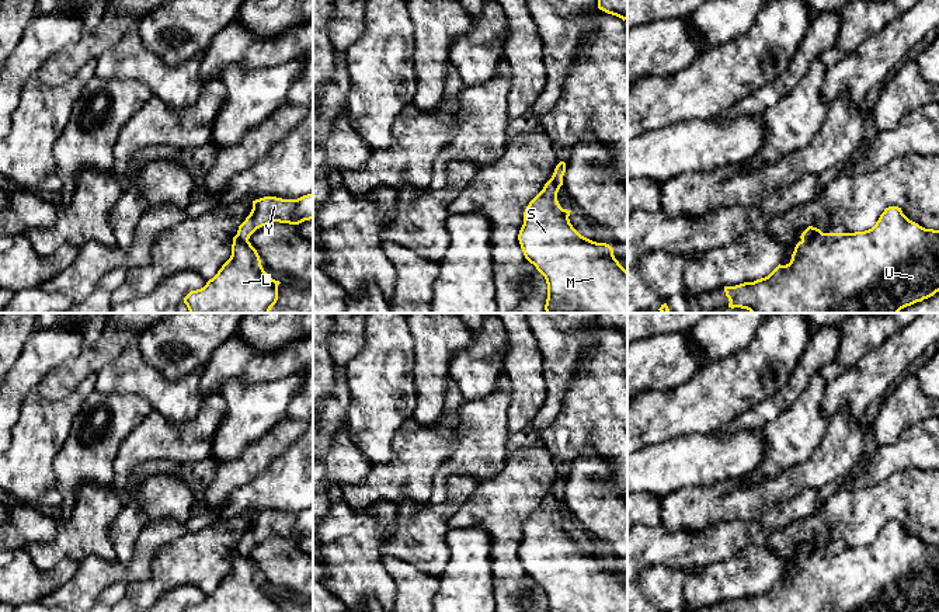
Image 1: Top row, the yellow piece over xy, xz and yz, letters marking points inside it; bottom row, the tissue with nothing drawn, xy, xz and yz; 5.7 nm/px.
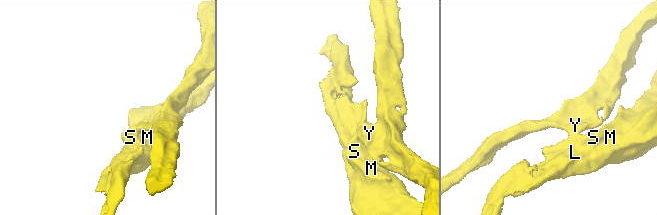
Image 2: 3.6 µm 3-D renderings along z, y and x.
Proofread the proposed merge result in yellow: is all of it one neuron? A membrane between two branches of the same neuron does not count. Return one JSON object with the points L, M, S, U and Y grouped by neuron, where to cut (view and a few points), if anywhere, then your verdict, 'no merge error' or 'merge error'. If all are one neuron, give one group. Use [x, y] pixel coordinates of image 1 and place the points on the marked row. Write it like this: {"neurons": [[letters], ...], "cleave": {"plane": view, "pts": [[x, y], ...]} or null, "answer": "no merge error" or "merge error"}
{"neurons": [["L", "M", "S", "U"], ["Y"]], "cleave": {"plane": "yz", "pts": [[820, 230], [802, 242]]}, "answer": "merge error"}

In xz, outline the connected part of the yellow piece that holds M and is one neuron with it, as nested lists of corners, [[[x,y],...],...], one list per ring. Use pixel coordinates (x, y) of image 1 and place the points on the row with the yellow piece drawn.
[[[550,178],[524,212],[518,240],[525,258],[547,284],[546,313],[627,313],[627,271],[606,243],[581,236],[570,223],[570,212],[557,201],[557,185]]]

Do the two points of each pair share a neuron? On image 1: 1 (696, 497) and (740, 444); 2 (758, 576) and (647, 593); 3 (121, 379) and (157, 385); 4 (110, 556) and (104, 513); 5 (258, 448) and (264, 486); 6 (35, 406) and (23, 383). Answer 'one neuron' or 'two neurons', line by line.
1: two neurons
2: one neuron
3: one neuron
4: one neuron
5: two neurons
6: two neurons

